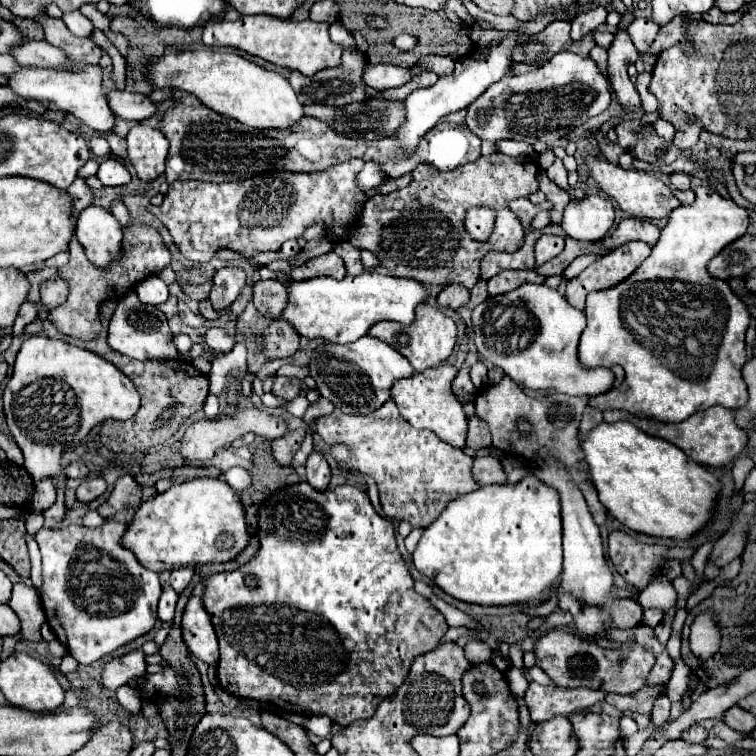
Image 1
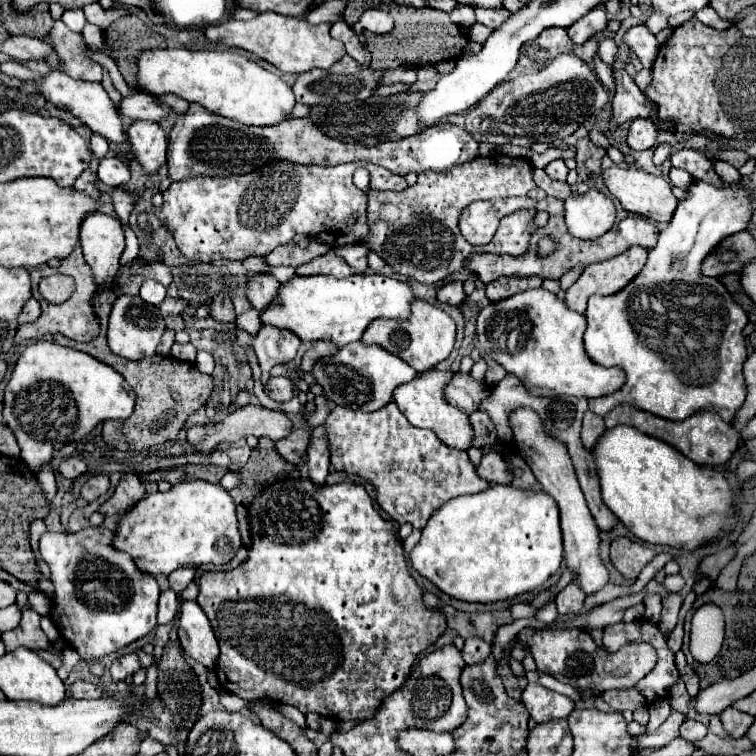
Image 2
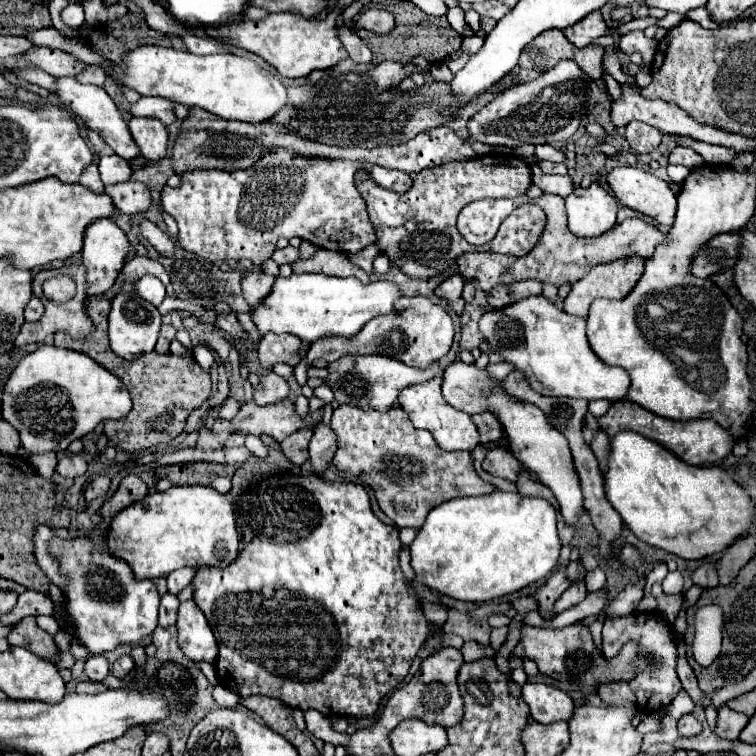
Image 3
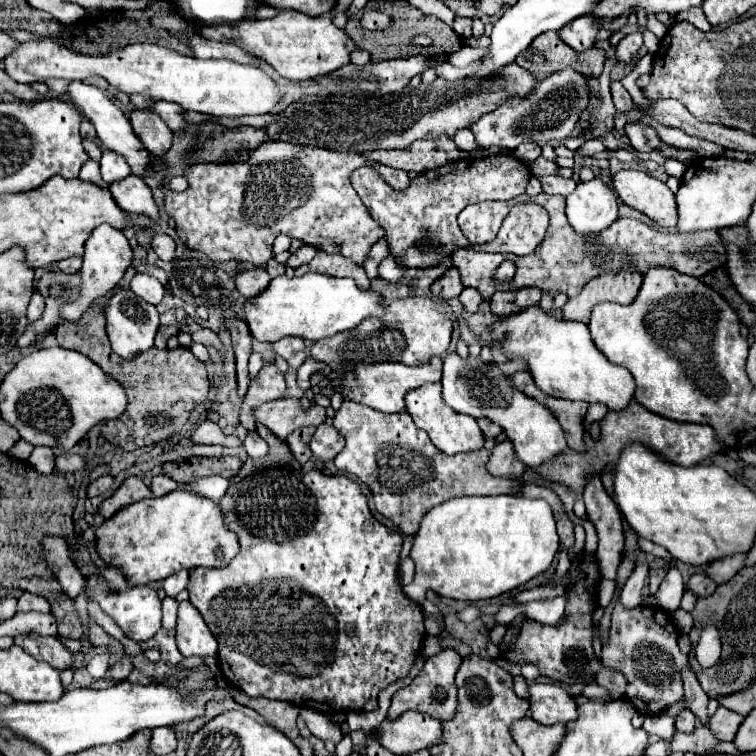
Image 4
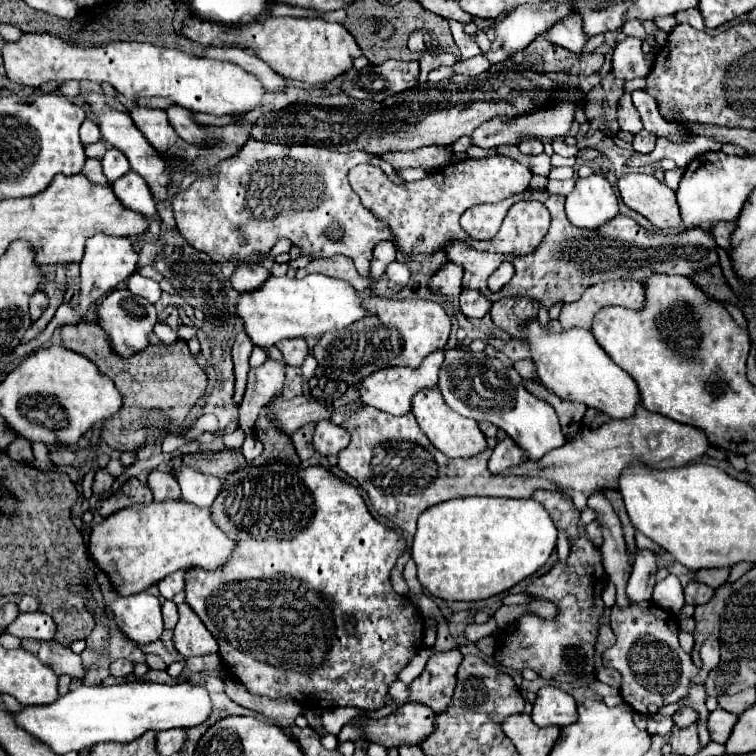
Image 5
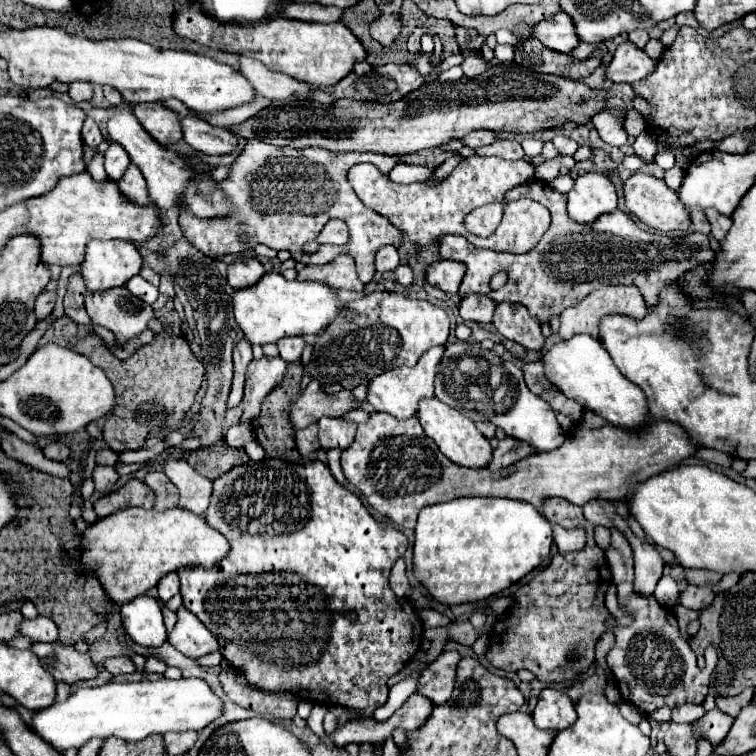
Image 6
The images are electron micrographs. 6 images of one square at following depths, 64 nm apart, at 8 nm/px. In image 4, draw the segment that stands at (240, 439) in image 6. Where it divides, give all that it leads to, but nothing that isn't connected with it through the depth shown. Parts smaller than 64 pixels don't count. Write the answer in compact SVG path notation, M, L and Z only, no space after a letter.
M210 420L202 422L192 432L190 440L194 444L220 444L220 446L240 446L242 444L240 438L236 438L236 436L224 436L222 430L220 430L220 426L214 424L214 422L210 422Z

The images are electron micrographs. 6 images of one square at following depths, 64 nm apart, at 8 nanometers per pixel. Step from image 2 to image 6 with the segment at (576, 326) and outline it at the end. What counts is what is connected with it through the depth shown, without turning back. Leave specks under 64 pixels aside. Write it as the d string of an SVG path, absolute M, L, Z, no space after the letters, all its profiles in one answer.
M580 334L568 342L548 344L542 354L546 376L566 398L576 400L582 408L602 416L608 424L616 424L616 428L644 428L644 424L648 424L650 412L642 388L632 384L620 370L614 368L610 354L602 344L598 344L598 340Z

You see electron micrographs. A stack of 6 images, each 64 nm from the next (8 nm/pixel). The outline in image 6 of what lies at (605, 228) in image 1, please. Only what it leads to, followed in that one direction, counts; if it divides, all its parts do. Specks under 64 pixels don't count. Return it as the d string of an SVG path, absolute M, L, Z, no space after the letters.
M586 172L574 180L574 188L568 192L568 214L580 224L592 224L598 216L616 208L616 188L606 174Z

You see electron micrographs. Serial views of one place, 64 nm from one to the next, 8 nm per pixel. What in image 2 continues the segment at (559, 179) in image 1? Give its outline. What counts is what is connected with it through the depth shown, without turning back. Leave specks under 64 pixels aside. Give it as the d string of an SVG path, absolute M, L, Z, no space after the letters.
M554 160L544 170L550 178L556 178L556 180L566 180L566 174L568 174L568 168L566 168L564 160Z

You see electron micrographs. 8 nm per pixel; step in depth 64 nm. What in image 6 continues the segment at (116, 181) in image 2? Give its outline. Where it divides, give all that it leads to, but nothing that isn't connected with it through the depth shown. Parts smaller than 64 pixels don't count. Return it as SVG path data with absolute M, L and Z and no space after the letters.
M112 142L110 148L106 150L104 158L106 158L104 166L106 166L108 176L110 176L112 180L120 180L120 176L124 176L126 168L128 168L128 164L130 164L130 156L126 154L126 150L124 150L120 144Z

